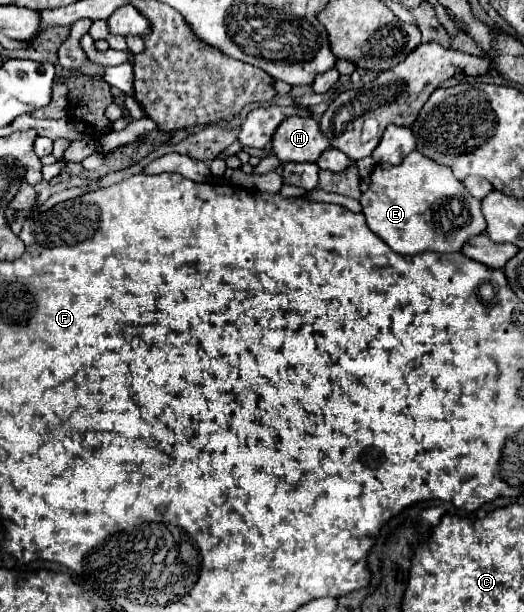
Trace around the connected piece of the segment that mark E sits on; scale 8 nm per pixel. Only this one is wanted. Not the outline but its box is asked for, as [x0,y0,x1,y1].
[360,151,486,255]

